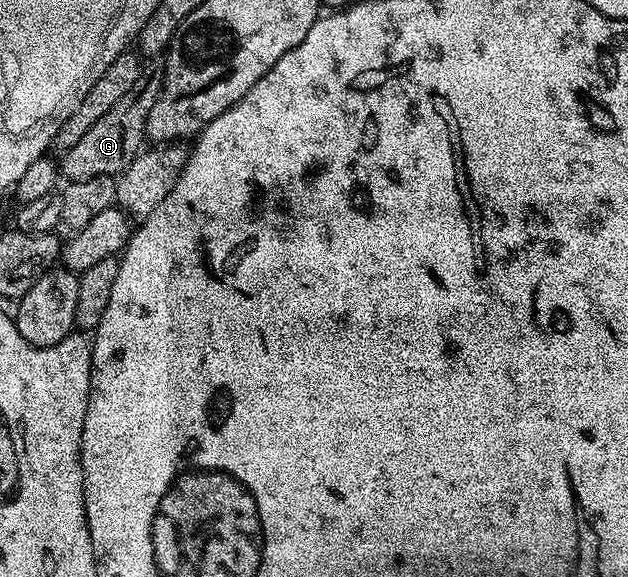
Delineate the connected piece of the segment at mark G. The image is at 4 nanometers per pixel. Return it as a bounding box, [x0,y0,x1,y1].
[62,57,163,182]

